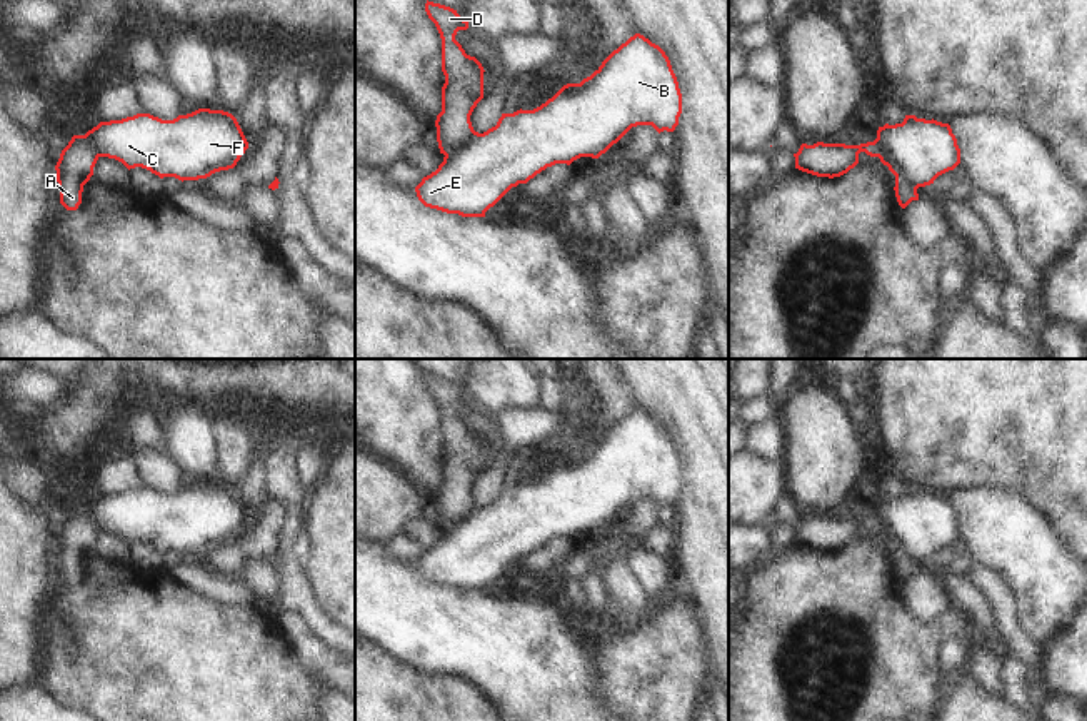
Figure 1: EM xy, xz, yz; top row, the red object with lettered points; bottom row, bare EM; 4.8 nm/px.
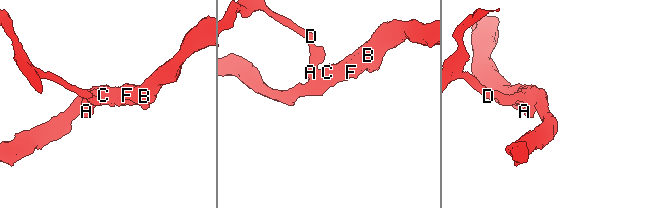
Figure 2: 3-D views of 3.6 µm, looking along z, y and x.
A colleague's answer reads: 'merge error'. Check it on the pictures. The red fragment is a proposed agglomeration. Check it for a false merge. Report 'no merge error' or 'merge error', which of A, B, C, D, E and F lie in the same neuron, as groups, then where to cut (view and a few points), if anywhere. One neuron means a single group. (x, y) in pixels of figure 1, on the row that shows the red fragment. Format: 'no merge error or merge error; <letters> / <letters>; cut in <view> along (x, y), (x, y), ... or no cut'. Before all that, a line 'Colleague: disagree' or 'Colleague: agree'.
Colleague: agree
merge error; A D / B C E F; cut in yz along (874, 141), (887, 159), (917, 187)

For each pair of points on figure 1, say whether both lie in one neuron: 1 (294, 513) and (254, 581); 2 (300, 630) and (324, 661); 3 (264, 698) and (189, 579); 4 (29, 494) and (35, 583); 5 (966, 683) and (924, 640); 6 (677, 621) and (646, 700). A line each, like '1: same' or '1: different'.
1: different
2: same
3: different
4: different
5: different
6: same

